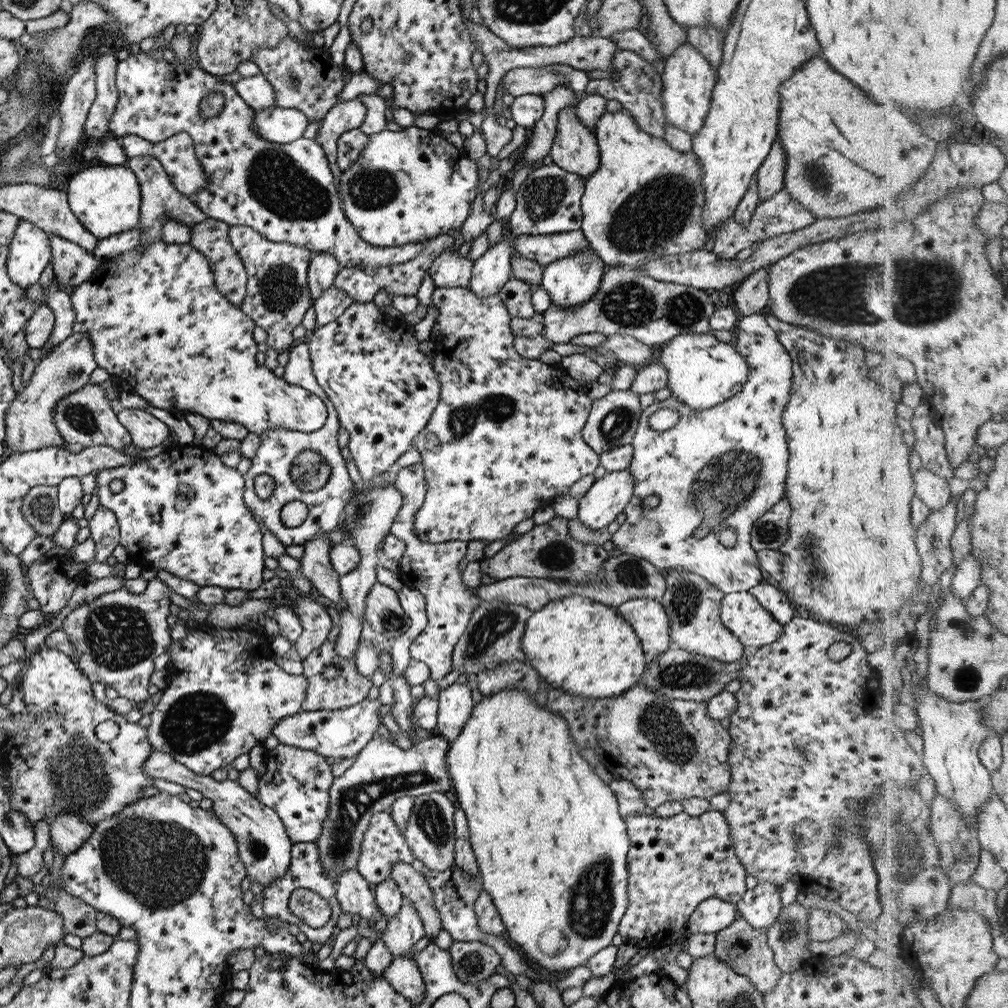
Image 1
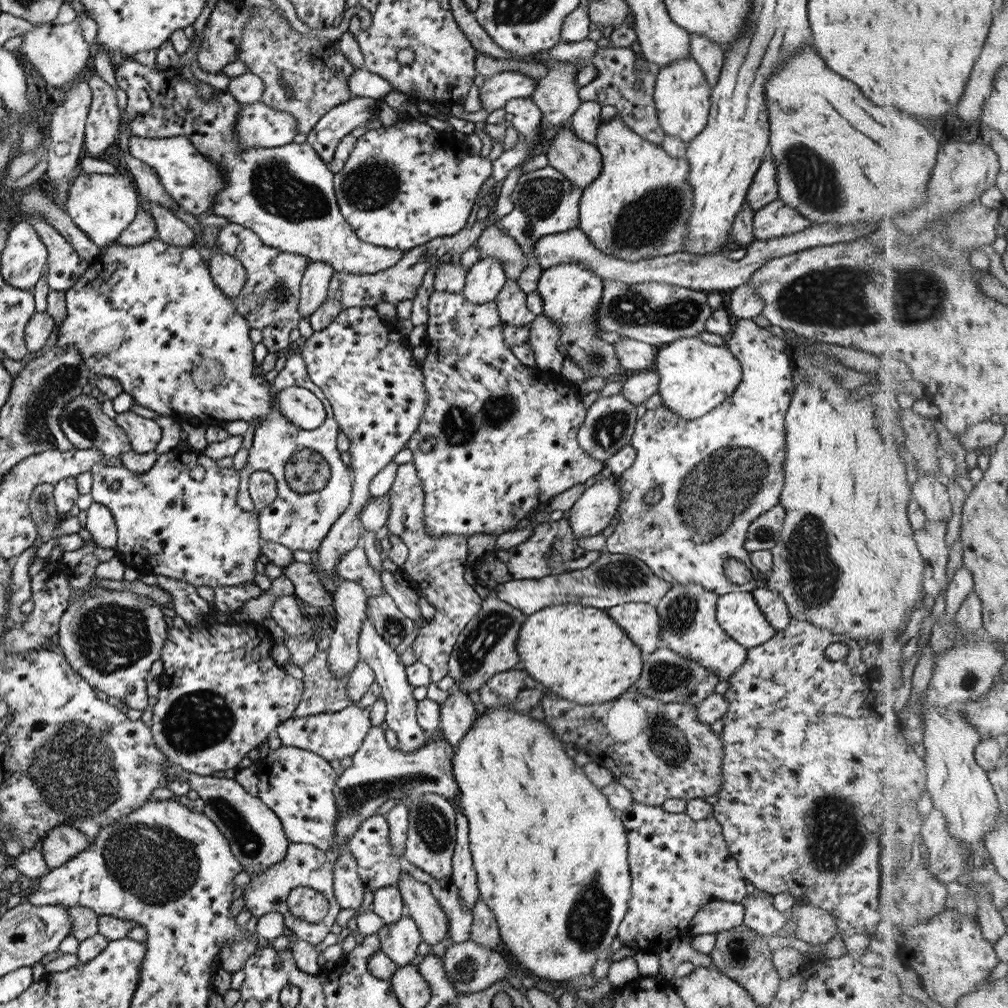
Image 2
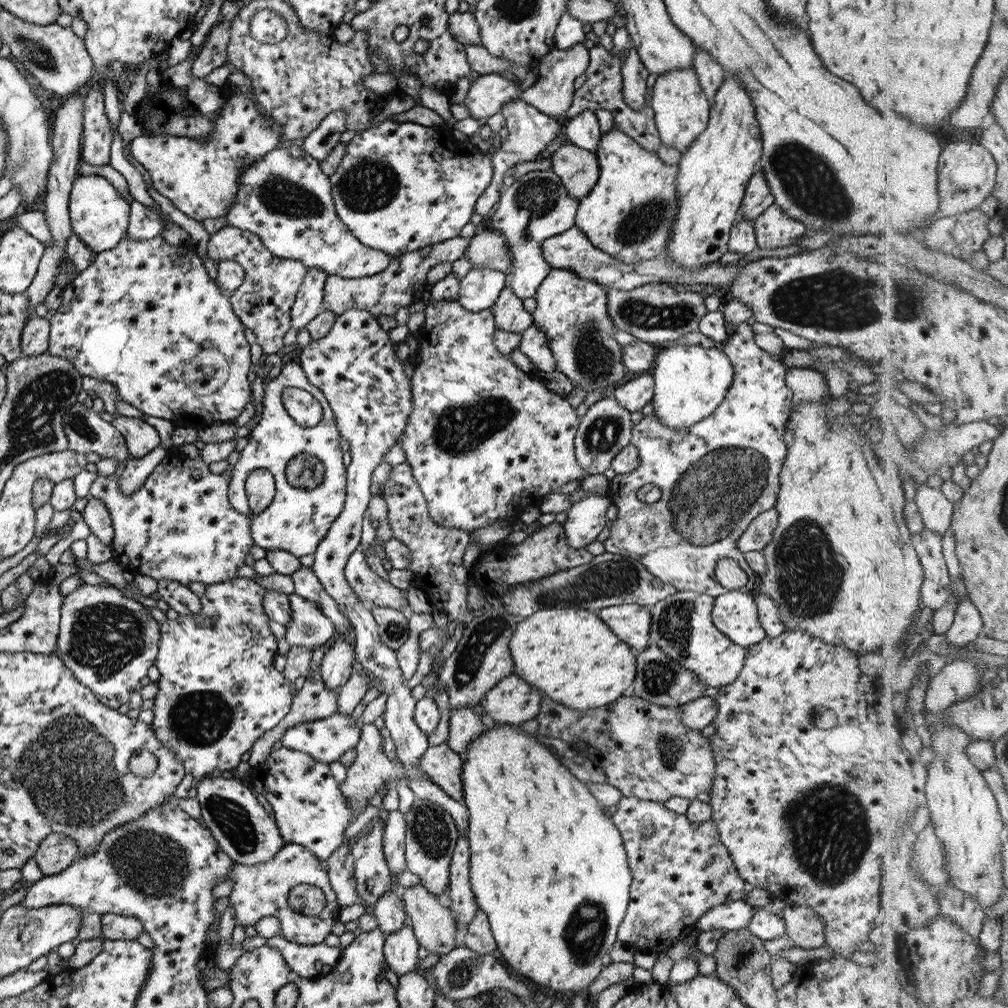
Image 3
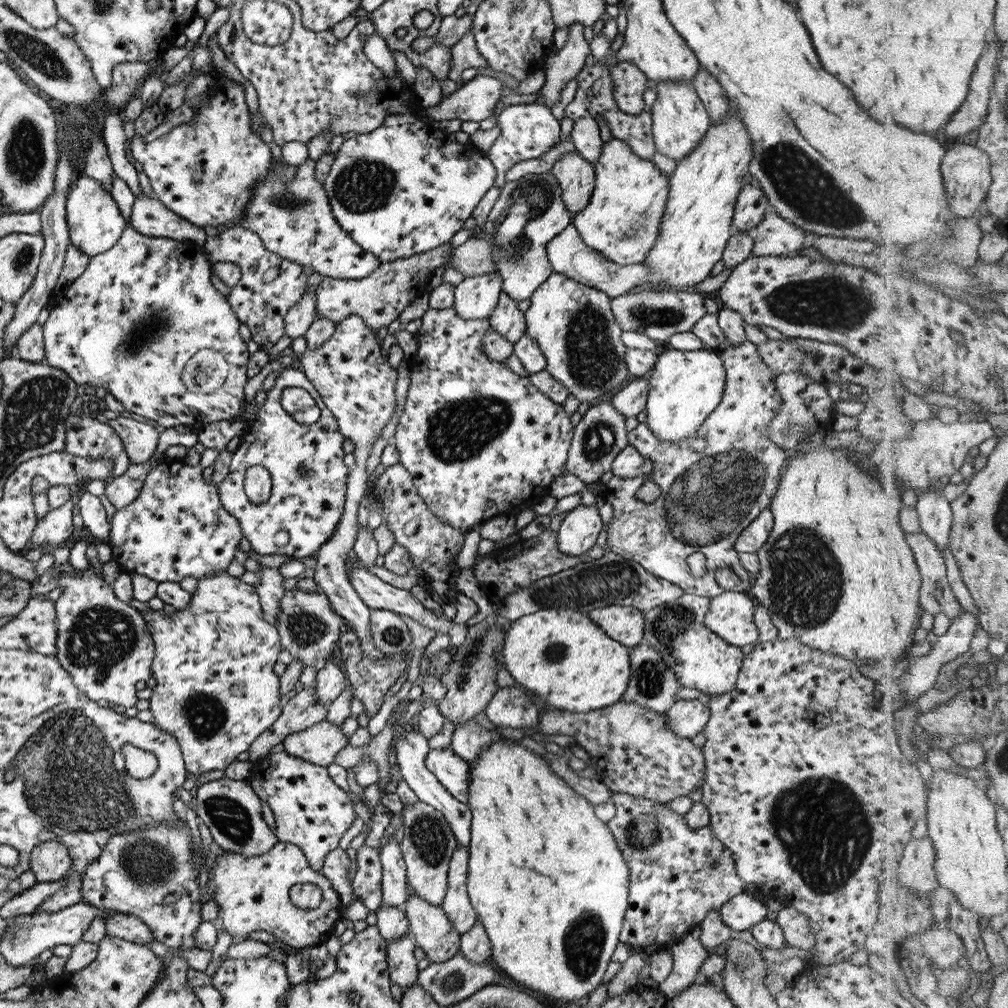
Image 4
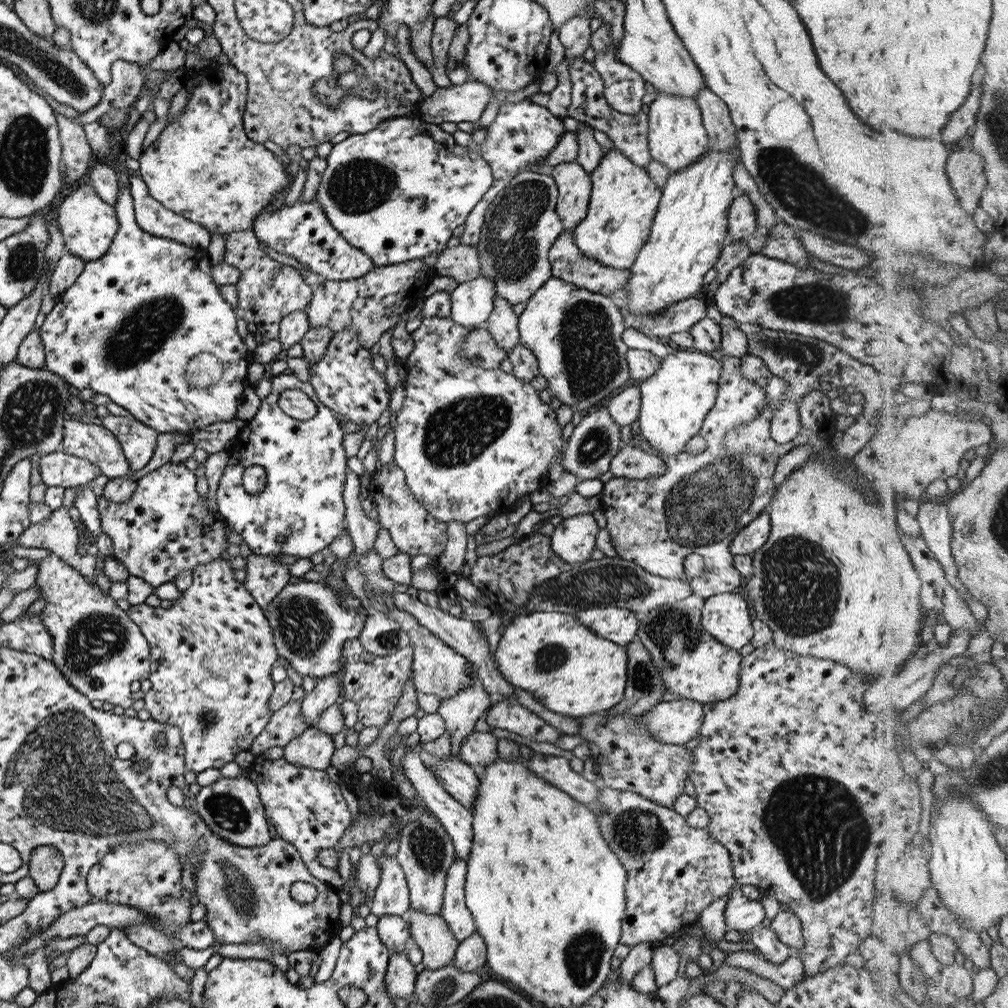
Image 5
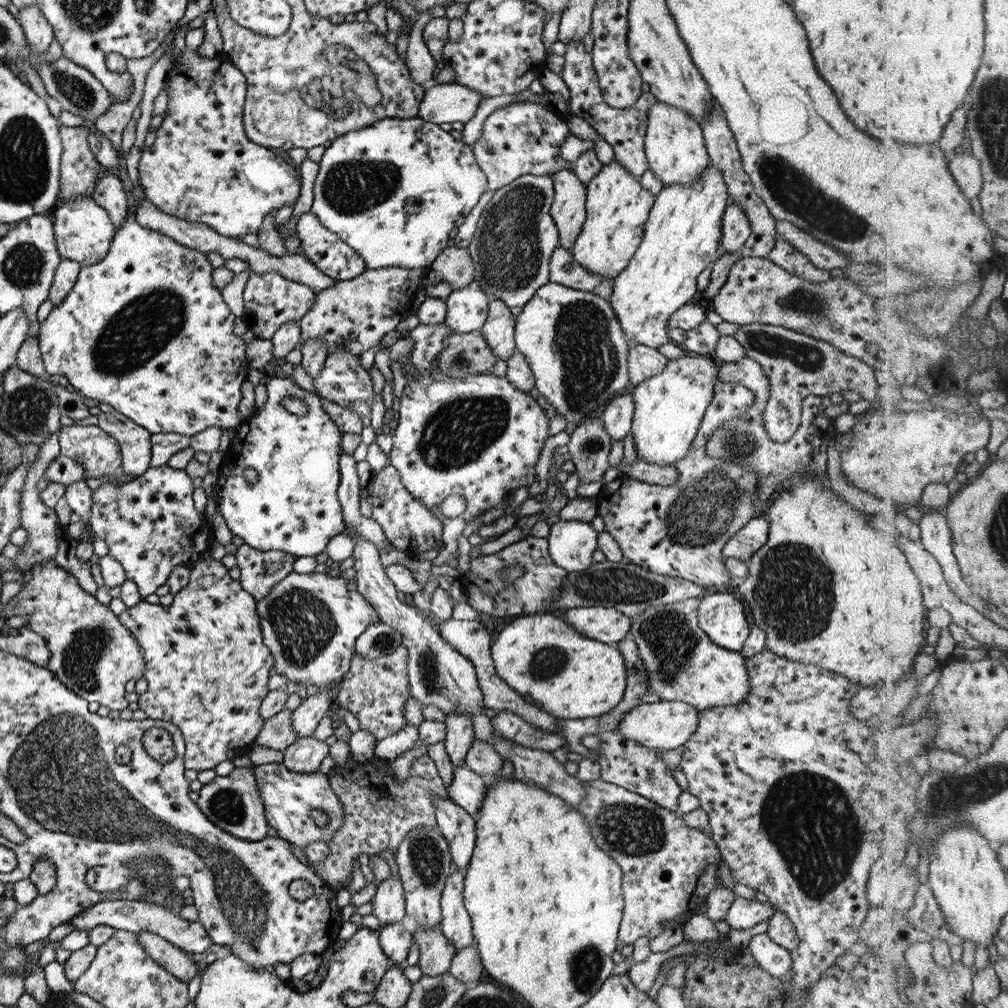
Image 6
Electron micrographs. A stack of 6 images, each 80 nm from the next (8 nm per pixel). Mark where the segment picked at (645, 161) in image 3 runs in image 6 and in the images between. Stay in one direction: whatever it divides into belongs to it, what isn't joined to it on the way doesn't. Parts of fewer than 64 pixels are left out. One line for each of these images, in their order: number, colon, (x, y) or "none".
4: (620, 221)
5: (623, 200)
6: (616, 207)

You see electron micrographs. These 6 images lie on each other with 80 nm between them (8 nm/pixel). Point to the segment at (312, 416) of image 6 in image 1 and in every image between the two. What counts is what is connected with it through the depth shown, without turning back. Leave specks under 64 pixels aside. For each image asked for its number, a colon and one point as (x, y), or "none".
1: (308, 467)
2: (313, 487)
3: (309, 479)
4: (304, 462)
5: (304, 462)

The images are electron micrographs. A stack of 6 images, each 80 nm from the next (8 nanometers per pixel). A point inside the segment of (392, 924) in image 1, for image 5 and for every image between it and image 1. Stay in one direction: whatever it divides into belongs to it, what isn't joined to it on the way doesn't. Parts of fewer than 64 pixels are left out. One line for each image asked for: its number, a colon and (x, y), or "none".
2: (398, 940)
3: (399, 949)
4: (402, 971)
5: (399, 979)

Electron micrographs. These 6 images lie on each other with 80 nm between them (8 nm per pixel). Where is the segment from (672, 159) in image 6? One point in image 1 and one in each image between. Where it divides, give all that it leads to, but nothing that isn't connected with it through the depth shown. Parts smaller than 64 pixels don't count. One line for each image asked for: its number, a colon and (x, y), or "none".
1: (687, 80)
2: (681, 96)
3: (680, 108)
4: (679, 121)
5: (676, 138)

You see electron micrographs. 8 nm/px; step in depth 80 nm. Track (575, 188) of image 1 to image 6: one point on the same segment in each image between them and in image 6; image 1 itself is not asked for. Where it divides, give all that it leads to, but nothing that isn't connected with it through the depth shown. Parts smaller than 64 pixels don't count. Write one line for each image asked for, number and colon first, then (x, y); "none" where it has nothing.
2: (544, 203)
3: (536, 207)
4: (529, 212)
5: (520, 225)
6: (514, 236)

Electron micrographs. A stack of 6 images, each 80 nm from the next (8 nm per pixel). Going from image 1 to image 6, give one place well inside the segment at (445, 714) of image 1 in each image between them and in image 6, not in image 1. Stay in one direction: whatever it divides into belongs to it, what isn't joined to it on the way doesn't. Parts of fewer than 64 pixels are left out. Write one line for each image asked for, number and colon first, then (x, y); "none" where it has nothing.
2: (456, 714)
3: (463, 725)
4: (468, 739)
5: (477, 750)
6: (481, 758)

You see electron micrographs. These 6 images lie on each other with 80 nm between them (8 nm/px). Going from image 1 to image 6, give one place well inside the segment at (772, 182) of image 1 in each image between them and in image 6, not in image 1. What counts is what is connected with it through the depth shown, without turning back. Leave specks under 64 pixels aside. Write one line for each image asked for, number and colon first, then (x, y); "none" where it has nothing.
2: (763, 190)
3: (756, 197)
4: (750, 205)
5: (741, 223)
6: (734, 228)

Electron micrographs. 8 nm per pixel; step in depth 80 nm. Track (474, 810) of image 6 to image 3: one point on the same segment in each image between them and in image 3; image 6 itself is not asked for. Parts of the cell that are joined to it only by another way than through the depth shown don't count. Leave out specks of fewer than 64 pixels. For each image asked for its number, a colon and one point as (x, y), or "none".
3: (443, 766)
4: (452, 772)
5: (459, 780)

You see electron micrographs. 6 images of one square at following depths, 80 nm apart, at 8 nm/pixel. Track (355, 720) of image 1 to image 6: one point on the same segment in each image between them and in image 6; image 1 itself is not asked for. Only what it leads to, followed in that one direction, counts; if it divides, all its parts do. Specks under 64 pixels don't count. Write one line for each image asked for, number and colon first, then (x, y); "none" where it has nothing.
2: (330, 735)
3: (324, 740)
4: (317, 744)
5: (312, 748)
6: (303, 756)

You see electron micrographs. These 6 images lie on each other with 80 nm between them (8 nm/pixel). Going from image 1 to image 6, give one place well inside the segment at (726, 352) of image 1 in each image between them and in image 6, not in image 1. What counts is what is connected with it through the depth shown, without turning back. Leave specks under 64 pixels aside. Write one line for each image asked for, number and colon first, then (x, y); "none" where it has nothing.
2: (694, 377)
3: (690, 381)
4: (684, 387)
5: (674, 400)
6: (668, 407)

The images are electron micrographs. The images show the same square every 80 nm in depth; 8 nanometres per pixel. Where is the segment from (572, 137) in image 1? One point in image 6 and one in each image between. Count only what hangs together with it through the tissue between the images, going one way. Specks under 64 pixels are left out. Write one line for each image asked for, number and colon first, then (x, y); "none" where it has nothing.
2: (579, 162)
3: (577, 169)
4: (575, 178)
5: (573, 185)
6: (567, 208)

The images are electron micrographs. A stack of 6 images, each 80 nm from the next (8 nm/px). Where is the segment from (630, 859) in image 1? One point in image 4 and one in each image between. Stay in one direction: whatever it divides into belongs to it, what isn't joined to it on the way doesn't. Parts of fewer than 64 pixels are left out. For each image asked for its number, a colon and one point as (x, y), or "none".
2: (676, 864)
3: (679, 869)
4: (677, 874)

